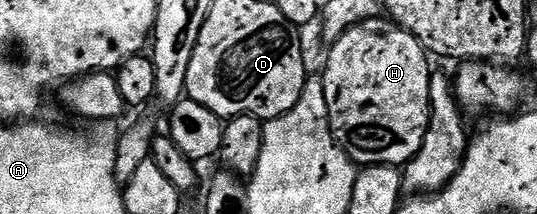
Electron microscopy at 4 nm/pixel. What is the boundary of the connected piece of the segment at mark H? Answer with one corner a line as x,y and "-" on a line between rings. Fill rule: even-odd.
370,18
367,20
362,20
360,24
356,24
355,27
347,29
346,32
342,34
339,39
332,41
331,47
333,48
329,52
329,61
325,64
325,77
321,80
321,88
325,91
325,108
329,111
329,122
327,118
327,131
332,136
335,144
338,148
341,149
342,152
345,153
346,156
349,157
350,160
353,161
354,164
358,166
372,166
375,164
388,164
390,166
404,166
408,164
410,158
414,156
419,150
419,146
423,142
423,138
425,137
425,127
429,124
429,81
431,79
431,71
429,72
429,64
425,59
427,59
427,53
424,48
421,47
421,44
418,40
412,36
411,33
406,32
405,29
399,27
397,24
393,23
392,20
388,18

